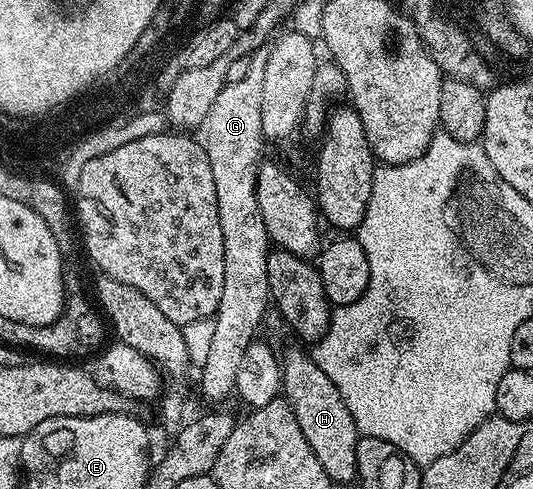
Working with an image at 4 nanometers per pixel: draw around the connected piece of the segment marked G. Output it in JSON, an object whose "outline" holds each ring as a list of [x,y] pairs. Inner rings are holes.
{"outline":[[[263,45],[252,51],[249,56],[250,68],[246,77],[237,83],[226,83],[214,99],[214,106],[208,112],[204,124],[206,139],[204,146],[210,169],[213,172],[215,195],[218,200],[218,217],[222,228],[223,241],[223,285],[222,298],[212,324],[210,347],[202,362],[200,385],[203,395],[210,401],[220,401],[235,390],[236,374],[239,364],[249,345],[257,338],[256,333],[270,305],[269,276],[266,270],[266,259],[272,244],[268,240],[268,232],[262,220],[257,197],[257,171],[259,171],[264,155],[262,143],[265,136],[262,131],[263,76],[266,75],[266,64],[270,47]]]}

